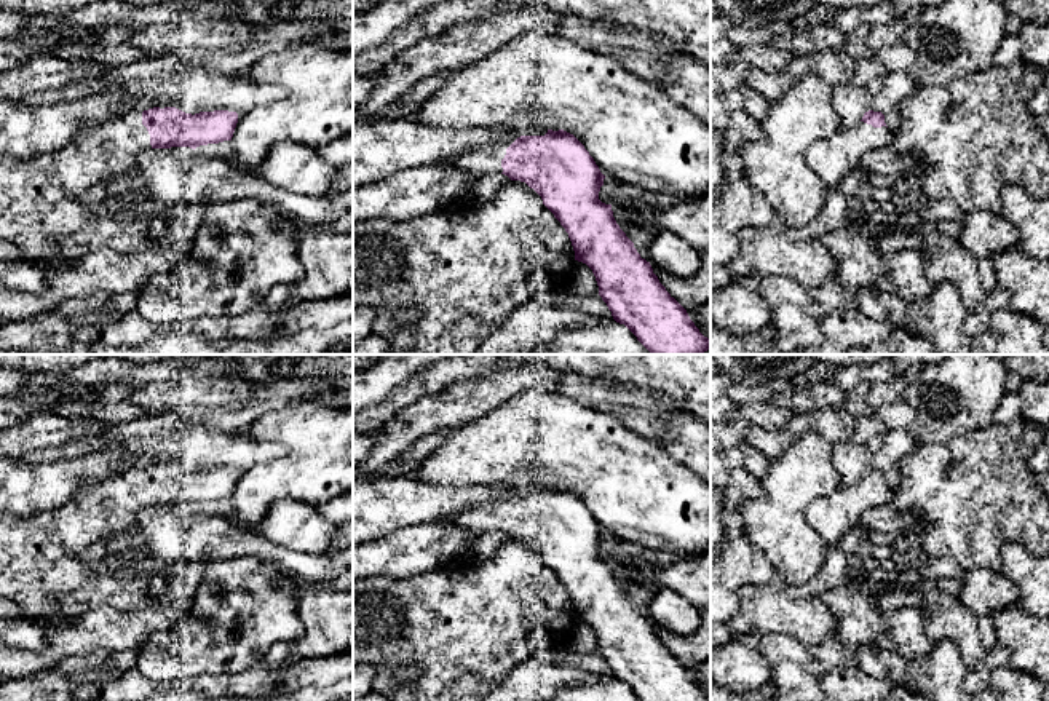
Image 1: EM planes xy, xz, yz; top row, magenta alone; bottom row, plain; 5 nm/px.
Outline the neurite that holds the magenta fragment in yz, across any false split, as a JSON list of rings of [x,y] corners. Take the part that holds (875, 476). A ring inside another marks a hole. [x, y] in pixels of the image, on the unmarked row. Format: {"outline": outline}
{"outline": [[[869,468],[859,482],[811,501],[805,516],[829,548],[837,548],[849,530],[859,529],[864,513],[875,506],[889,505],[893,497],[881,469]]]}

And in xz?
{"outline": [[[517,485],[511,490],[513,497],[465,509],[445,522],[476,535],[505,532],[533,546],[568,591],[575,618],[592,628],[599,653],[613,677],[624,682],[640,701],[711,701],[690,677],[687,667],[659,640],[650,620],[640,615],[634,600],[620,586],[612,562],[599,557],[605,533],[584,503],[564,487]]]}

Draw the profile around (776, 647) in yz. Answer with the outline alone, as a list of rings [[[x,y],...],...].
[[[762,634],[760,640],[762,651],[771,667],[784,661],[795,661],[805,666],[811,659],[810,648],[789,634]]]

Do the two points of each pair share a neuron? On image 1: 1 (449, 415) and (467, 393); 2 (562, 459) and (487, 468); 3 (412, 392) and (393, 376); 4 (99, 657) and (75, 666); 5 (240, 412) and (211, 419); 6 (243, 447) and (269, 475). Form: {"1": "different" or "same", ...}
{"1": "same", "2": "same", "3": "different", "4": "same", "5": "same", "6": "different"}

